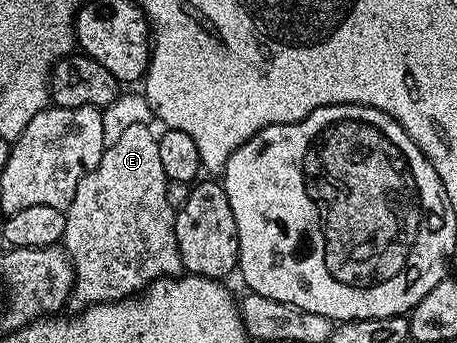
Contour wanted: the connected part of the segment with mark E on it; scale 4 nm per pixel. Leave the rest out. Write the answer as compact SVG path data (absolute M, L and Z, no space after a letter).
M150 124L128 126L116 142L107 144L96 170L80 178L76 198L72 198L72 206L65 210L66 225L61 243L74 267L74 290L68 301L74 310L91 304L106 304L109 300L124 300L145 290L156 280L174 278L183 271L174 229L176 209L168 206L168 181L160 162L158 136L152 129Z

